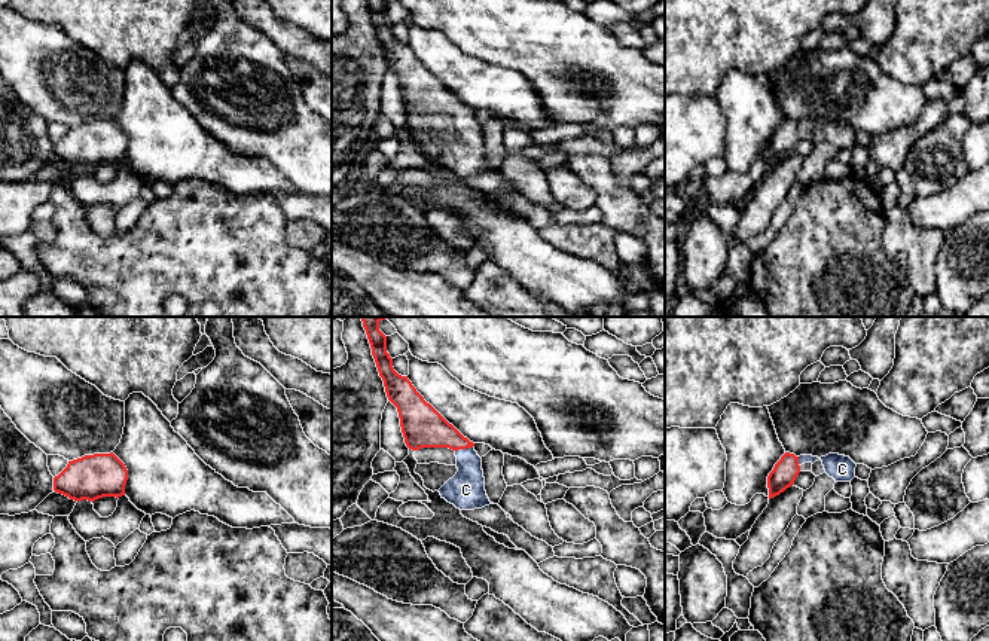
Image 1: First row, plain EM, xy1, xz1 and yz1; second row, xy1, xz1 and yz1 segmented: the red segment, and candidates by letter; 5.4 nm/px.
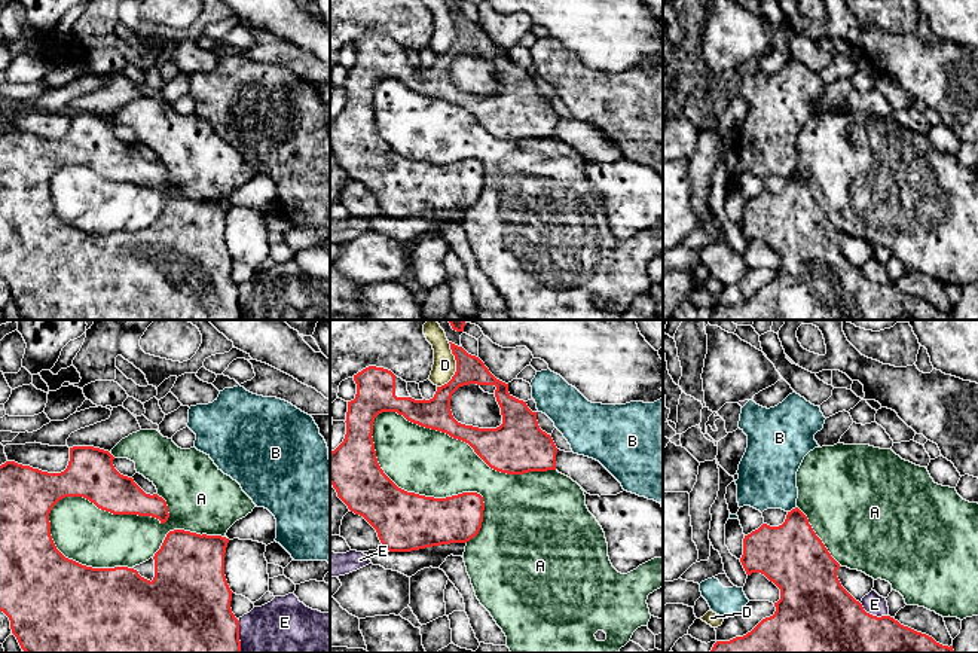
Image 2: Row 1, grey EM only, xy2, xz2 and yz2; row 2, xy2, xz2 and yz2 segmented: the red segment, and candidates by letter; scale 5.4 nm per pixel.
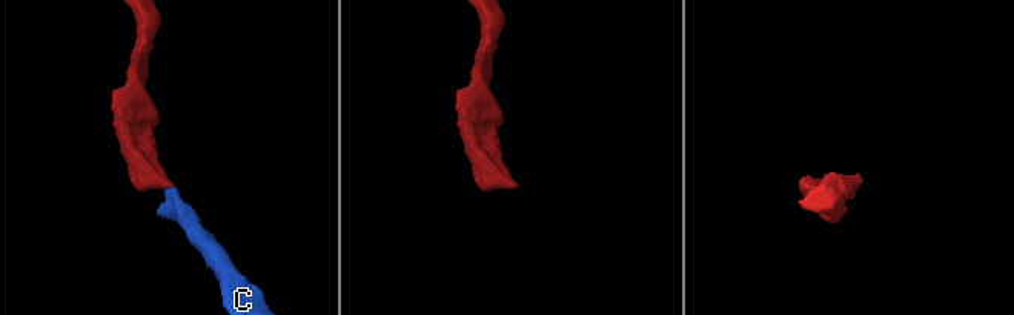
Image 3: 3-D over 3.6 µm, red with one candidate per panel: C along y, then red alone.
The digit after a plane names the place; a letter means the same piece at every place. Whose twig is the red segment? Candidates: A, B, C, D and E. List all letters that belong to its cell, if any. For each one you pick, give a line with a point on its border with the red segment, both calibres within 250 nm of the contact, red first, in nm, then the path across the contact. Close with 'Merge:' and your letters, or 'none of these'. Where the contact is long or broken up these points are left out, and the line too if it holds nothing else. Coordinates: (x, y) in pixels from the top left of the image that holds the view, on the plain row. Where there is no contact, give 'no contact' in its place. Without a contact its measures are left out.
C: contact xz1 (463, 115); calibres 220 and 200 nm; way xz1 (423, 92), (449, 103), (463, 115), (466, 156)
Merge: C

